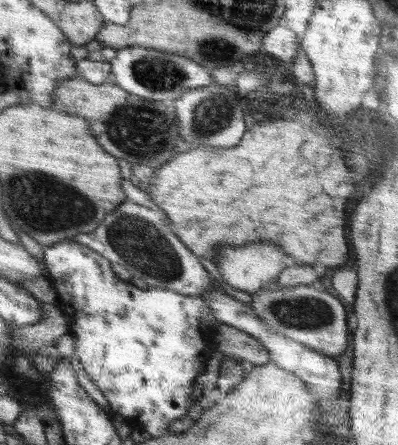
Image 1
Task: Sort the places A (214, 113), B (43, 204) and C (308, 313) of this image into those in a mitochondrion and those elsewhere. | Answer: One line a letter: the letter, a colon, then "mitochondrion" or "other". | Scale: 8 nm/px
A: mitochondrion
B: mitochondrion
C: mitochondrion

